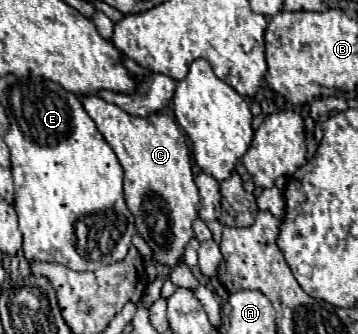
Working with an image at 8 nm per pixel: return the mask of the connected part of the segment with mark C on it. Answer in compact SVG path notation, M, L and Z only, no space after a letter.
M88 95L82 99L86 113L94 119L98 131L104 135L108 145L114 149L120 165L124 167L124 193L126 193L126 205L130 213L136 219L136 231L144 237L148 247L152 249L154 261L166 267L176 267L182 261L184 247L194 237L192 223L198 219L200 211L200 193L194 181L190 149L186 145L186 137L176 127L174 119L164 113L154 113L150 117L132 117L126 111L122 111L118 105L106 103L104 99L96 95Z

